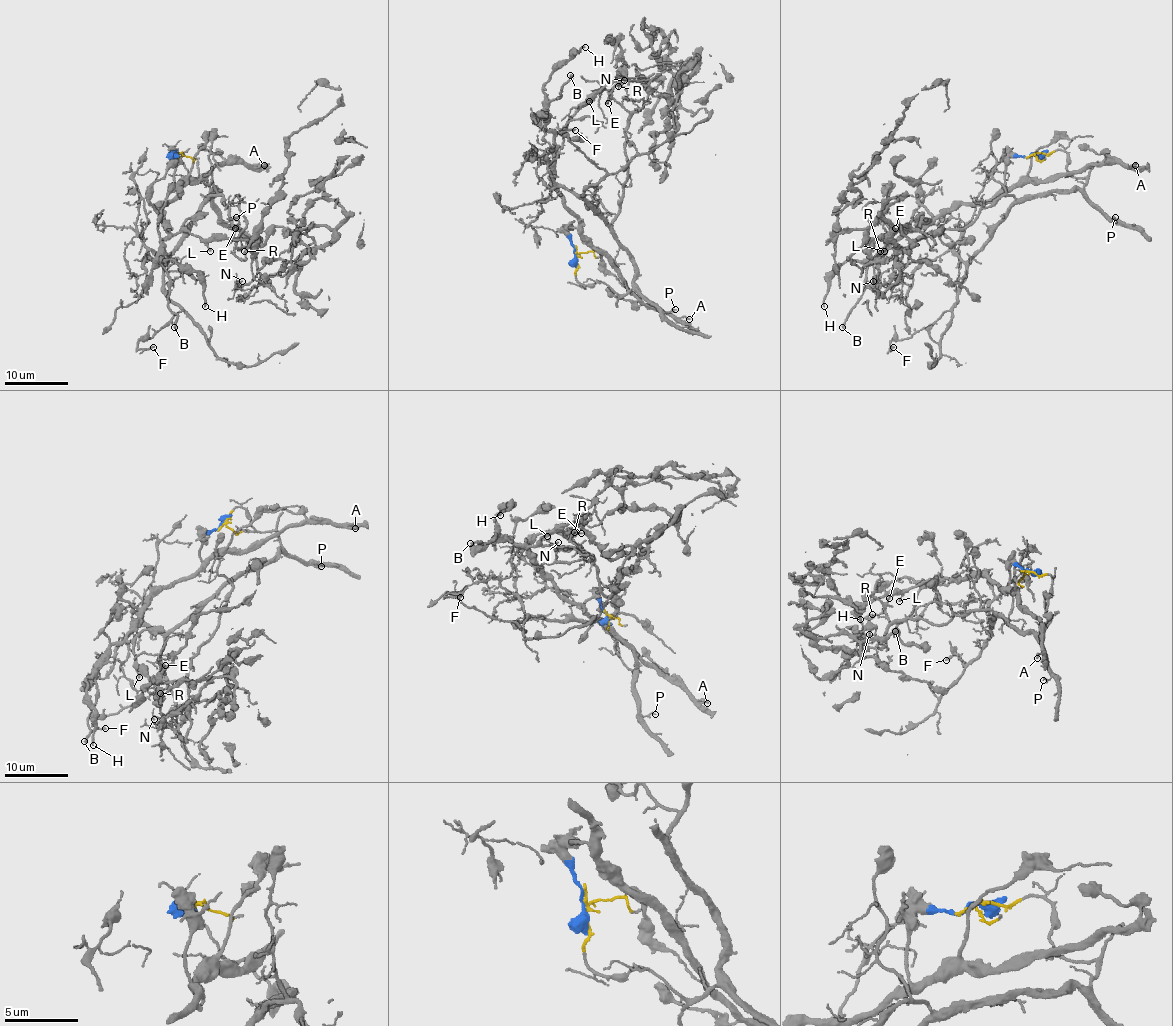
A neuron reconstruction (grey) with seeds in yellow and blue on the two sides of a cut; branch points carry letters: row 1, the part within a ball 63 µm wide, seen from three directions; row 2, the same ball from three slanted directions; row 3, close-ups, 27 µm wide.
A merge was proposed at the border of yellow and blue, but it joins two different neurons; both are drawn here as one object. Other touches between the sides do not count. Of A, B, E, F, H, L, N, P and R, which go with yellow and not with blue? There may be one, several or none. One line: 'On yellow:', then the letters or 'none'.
On yellow: E, F, N, P, R

